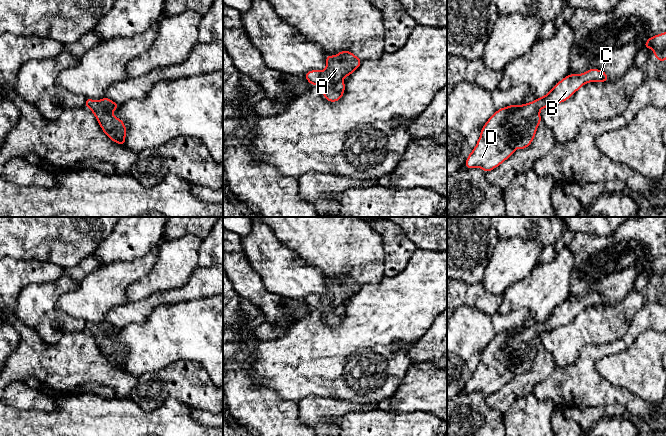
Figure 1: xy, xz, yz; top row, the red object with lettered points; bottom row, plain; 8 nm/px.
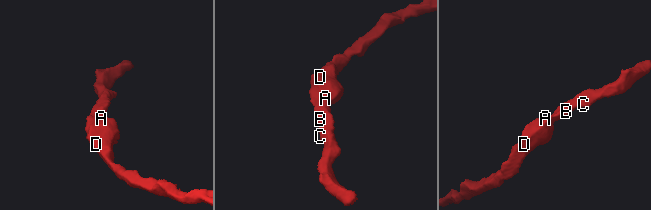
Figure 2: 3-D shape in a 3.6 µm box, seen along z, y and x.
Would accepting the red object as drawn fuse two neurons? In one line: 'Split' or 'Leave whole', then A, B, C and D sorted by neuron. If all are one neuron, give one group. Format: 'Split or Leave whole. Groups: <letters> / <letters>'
Leave whole. Groups: A B C D

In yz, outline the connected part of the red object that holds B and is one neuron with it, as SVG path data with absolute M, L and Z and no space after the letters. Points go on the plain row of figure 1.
M589 293L583 298L569 298L547 319L523 329L510 329L490 340L483 350L475 372L469 378L465 391L482 392L486 397L507 384L517 371L527 372L533 365L541 347L540 334L568 324L584 308L609 305L599 293Z

